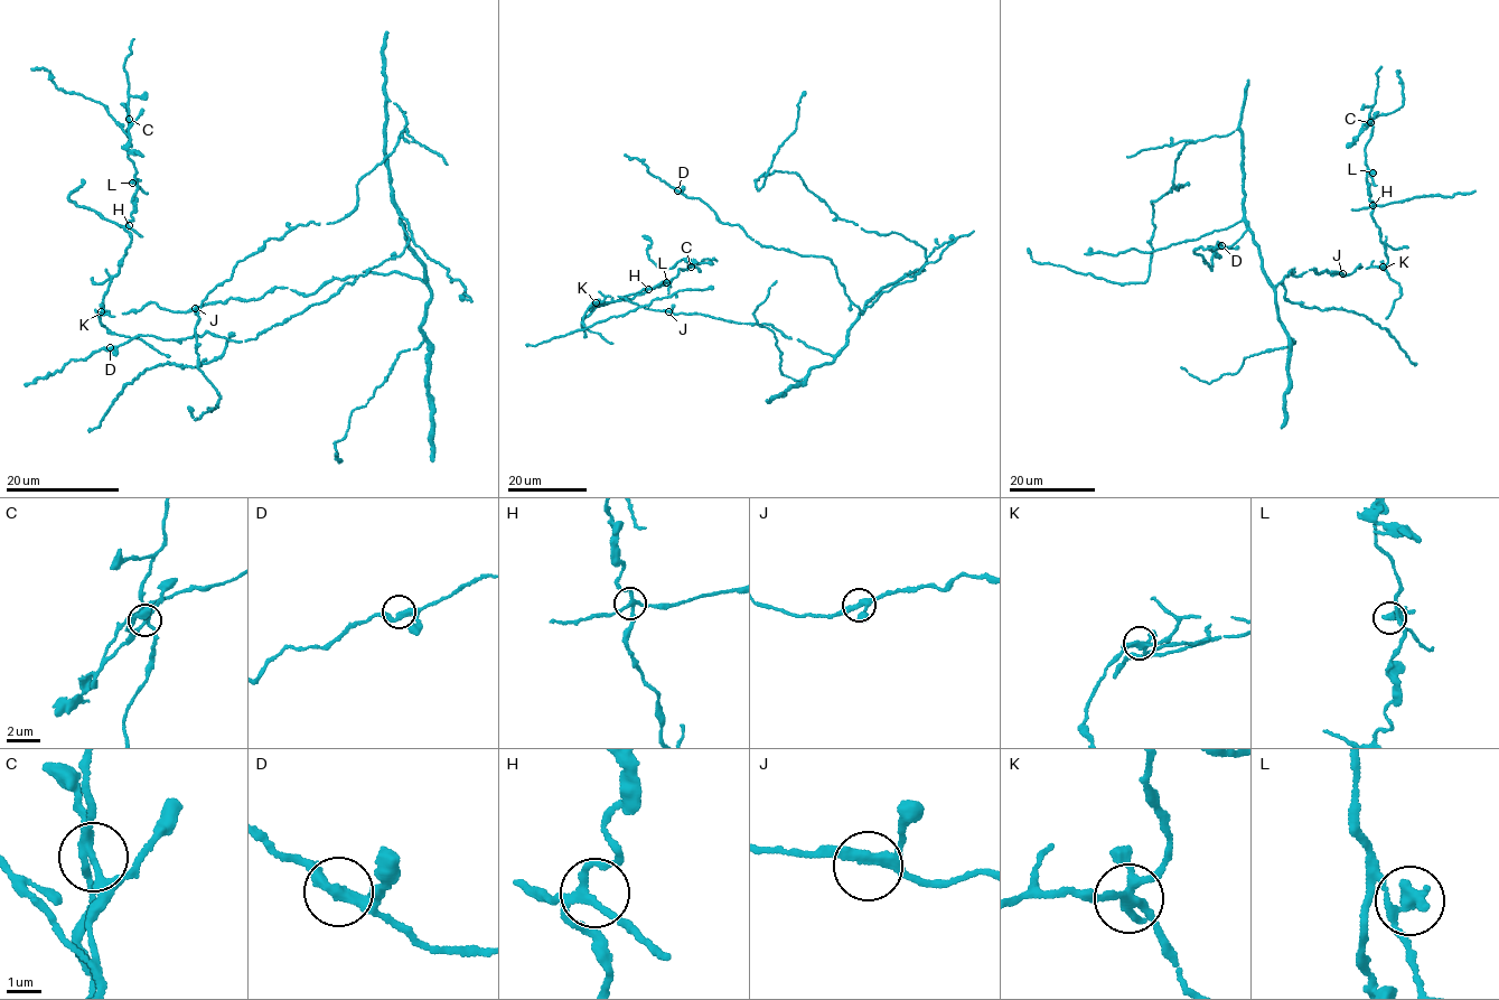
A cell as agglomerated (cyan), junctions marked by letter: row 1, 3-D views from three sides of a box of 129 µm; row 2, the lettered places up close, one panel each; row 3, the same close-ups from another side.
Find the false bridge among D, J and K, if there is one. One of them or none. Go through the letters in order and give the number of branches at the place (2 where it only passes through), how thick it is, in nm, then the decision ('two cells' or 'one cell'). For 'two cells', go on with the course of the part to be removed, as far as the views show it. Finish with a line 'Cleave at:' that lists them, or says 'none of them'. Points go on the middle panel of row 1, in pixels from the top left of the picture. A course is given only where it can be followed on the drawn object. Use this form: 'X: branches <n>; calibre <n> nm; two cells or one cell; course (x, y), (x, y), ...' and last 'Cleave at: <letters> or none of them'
D: branches 3; calibre 260 nm; one cell
J: branches 3; calibre 280 nm; one cell
K: branches 4; calibre 260 nm; two cells; course (596, 301), (630, 298), (690, 267), (685, 258), (667, 269), (657, 268), (647, 252), (652, 242), (642, 235)
Cleave at: K

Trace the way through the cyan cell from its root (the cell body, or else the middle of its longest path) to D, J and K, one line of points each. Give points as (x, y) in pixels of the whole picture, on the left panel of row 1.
D: (419, 259), (401, 224), (409, 241), (402, 253), (253, 339), (205, 332), (166, 340), (139, 335), (110, 347)
J: (419, 259), (423, 281), (363, 271), (333, 278), (308, 295), (274, 287), (256, 300), (227, 298), (195, 308)
K: (419, 259), (423, 281), (363, 271), (308, 295), (279, 287), (184, 311), (150, 302), (101, 311)

